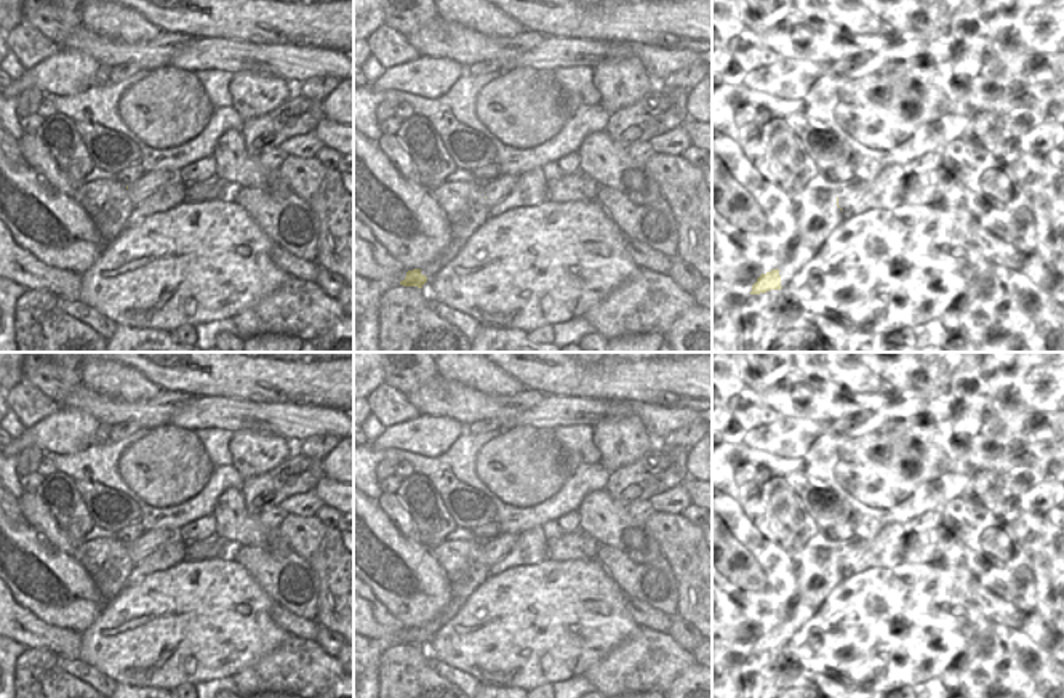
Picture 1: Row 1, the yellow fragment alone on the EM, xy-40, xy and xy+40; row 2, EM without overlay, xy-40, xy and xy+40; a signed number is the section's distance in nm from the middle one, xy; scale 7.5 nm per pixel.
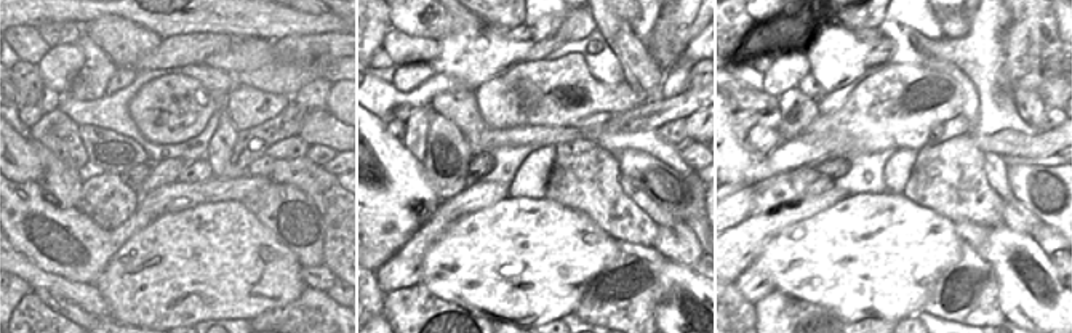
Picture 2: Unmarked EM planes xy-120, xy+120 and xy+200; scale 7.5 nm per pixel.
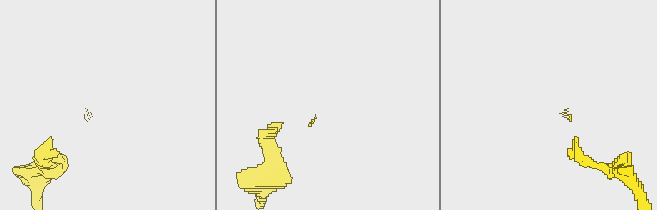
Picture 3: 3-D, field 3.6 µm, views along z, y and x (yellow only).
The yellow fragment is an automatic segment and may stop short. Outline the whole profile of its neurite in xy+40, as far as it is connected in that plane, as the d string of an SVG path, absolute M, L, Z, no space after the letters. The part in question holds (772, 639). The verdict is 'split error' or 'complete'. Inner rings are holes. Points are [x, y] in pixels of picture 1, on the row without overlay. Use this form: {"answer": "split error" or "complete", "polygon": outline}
{"answer": "split error", "polygon": "M808 541L798 548L797 556L805 576L811 580L811 589L797 600L789 616L778 628L757 637L750 653L786 647L792 636L811 620L830 589L845 575L838 565L837 544Z"}

